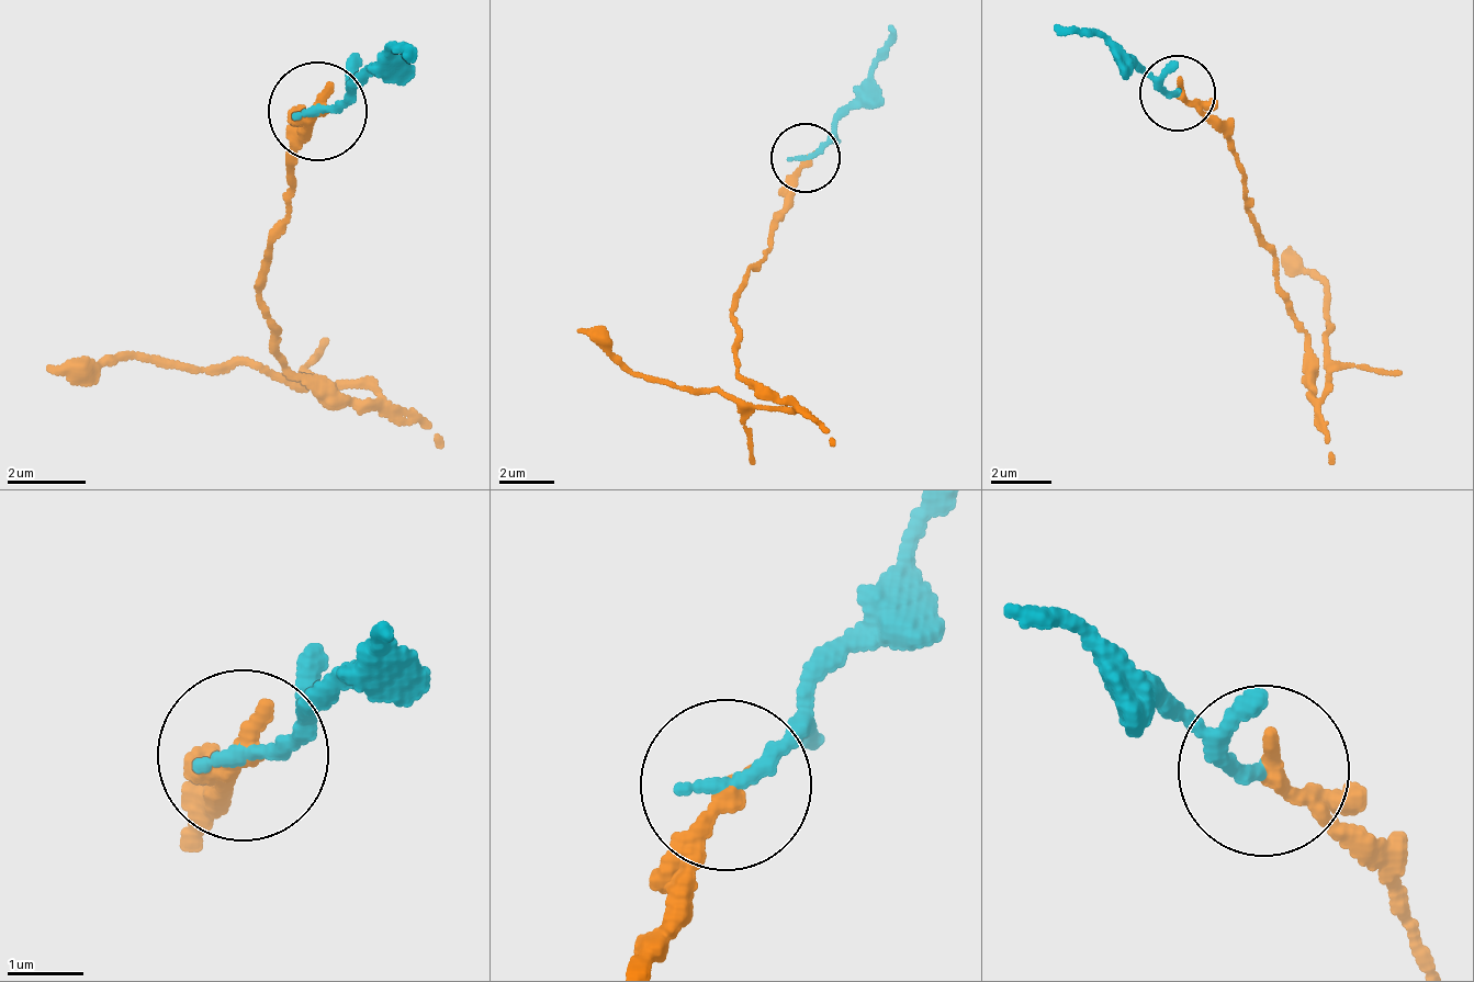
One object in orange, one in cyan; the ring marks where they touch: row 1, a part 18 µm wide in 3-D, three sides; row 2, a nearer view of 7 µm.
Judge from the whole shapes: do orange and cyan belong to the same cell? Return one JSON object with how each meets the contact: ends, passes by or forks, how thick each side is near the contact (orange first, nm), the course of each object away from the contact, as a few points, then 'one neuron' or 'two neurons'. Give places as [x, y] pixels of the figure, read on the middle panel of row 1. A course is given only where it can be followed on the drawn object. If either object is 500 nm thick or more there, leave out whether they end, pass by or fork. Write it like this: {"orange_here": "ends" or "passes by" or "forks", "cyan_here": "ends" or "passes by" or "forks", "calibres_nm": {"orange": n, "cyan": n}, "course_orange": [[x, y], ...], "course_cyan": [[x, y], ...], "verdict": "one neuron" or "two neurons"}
{"orange_here": "ends", "cyan_here": "ends", "calibres_nm": {"orange": 280, "cyan": 200}, "course_orange": [[807, 155], [773, 224], [766, 261], [730, 309], [731, 347], [739, 396], [639, 379], [578, 326]], "course_cyan": [[807, 155], [878, 66], [893, 24]], "verdict": "two neurons"}

